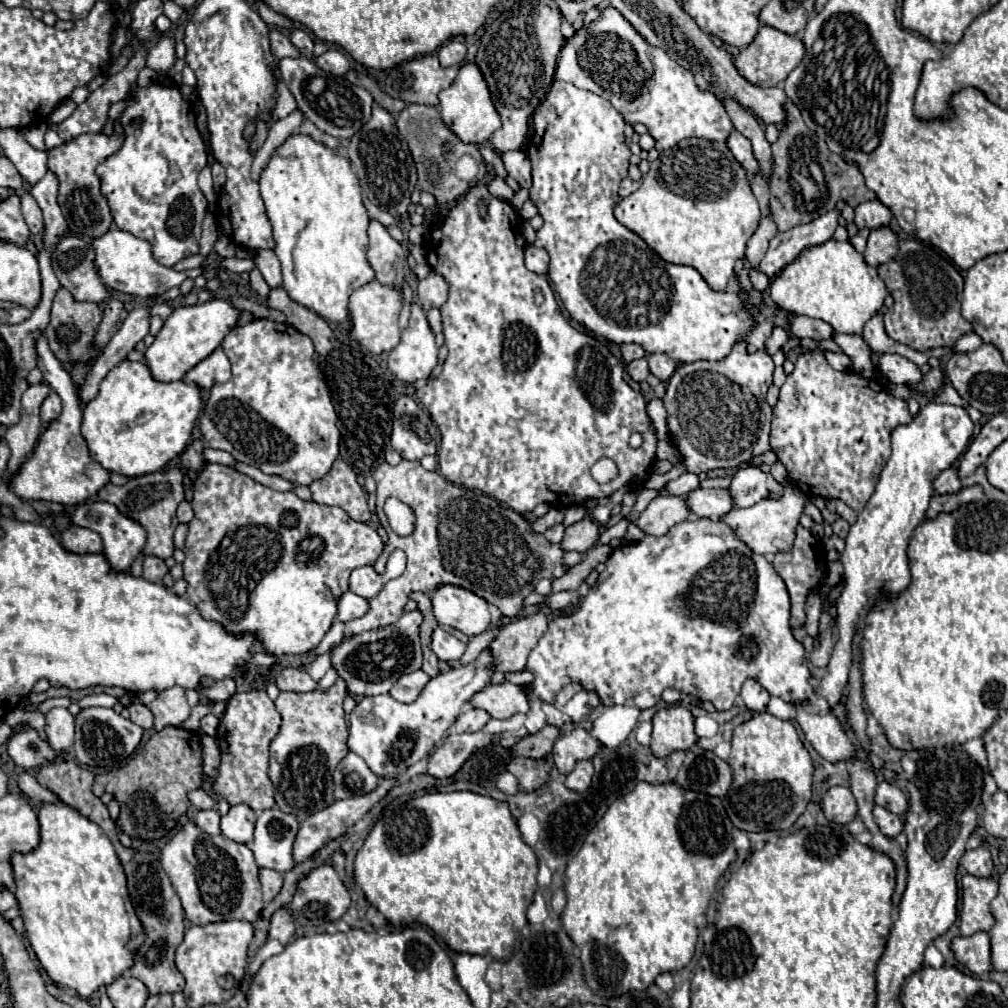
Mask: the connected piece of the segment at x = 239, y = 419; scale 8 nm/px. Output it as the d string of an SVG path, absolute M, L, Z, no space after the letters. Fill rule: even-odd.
M253 320L231 330L221 348L233 364L233 376L229 382L211 388L203 408L199 428L207 444L233 454L237 462L255 466L265 474L281 476L293 484L309 486L313 480L323 478L339 456L339 428L327 384L315 364L313 342L289 324Z

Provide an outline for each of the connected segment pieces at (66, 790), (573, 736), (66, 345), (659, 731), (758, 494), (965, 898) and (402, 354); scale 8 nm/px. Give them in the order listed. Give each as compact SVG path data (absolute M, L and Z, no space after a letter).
M59 760L59 762L55 762L55 764L51 764L51 766L43 766L43 768L39 770L37 782L43 784L43 786L47 786L49 790L53 790L53 792L61 798L61 802L65 802L65 804L69 804L71 808L75 808L75 810L77 810L79 814L83 814L87 820L95 822L95 824L109 836L109 840L113 842L121 864L127 864L127 862L133 858L133 850L131 850L131 848L125 848L125 846L119 842L119 838L117 838L117 828L115 828L113 820L109 818L107 806L105 806L97 796L93 796L93 792L91 792L93 774L91 774L87 768L83 768L83 766L77 764L75 760Z
M577 728L555 742L553 762L561 774L569 774L579 760L591 760L601 748L601 742L589 730Z
M59 288L51 308L51 322L45 330L49 348L63 364L89 364L95 356L95 334L101 324L101 308L93 302L75 302L67 290Z
M685 706L663 708L653 716L651 752L667 758L675 750L689 750L697 744L693 714Z
M745 466L735 472L729 490L735 498L735 508L749 508L759 500L779 498L784 487L771 474L763 474L755 466Z
M965 874L961 884L961 934L971 936L979 930L989 932L995 924L989 912L989 904L997 896L997 882L993 878L975 878L971 874Z
M411 304L409 324L401 334L401 342L389 352L389 370L403 382L429 378L437 366L439 348L427 316L419 304Z

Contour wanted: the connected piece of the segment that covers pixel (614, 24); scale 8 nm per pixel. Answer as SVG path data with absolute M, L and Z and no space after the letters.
M607 6L595 22L565 42L555 78L609 100L627 124L645 124L649 134L655 138L657 150L671 148L693 136L711 142L725 142L733 124L721 102L711 92L701 90L695 84L691 70L677 62L661 56L665 62L661 62L659 70L653 52L653 46L623 18L623 14L613 6Z

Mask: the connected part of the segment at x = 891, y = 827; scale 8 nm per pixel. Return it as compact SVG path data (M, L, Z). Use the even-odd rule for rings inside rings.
M875 806L873 814L875 814L875 820L877 820L877 826L881 828L881 832L887 838L895 838L903 830L903 820L897 814L891 814L887 808Z

